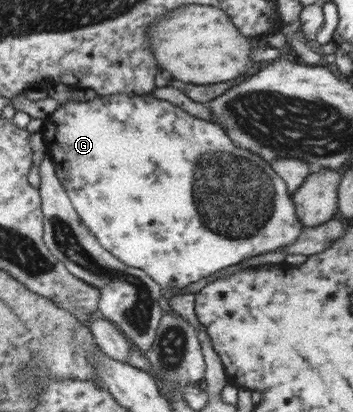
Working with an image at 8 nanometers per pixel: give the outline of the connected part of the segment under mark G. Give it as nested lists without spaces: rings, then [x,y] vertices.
[[[151,93],[69,101],[44,120],[41,134],[83,223],[105,250],[144,270],[162,289],[181,289],[230,265],[280,250],[301,233],[283,179],[261,155],[237,147],[224,127],[197,119]]]

